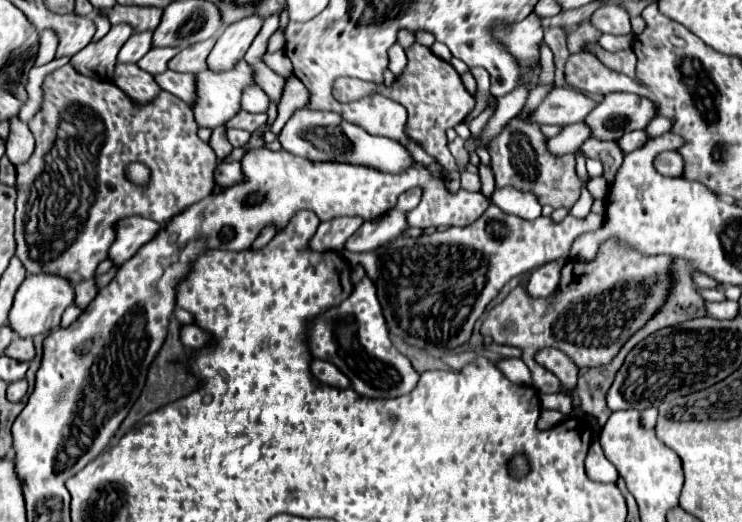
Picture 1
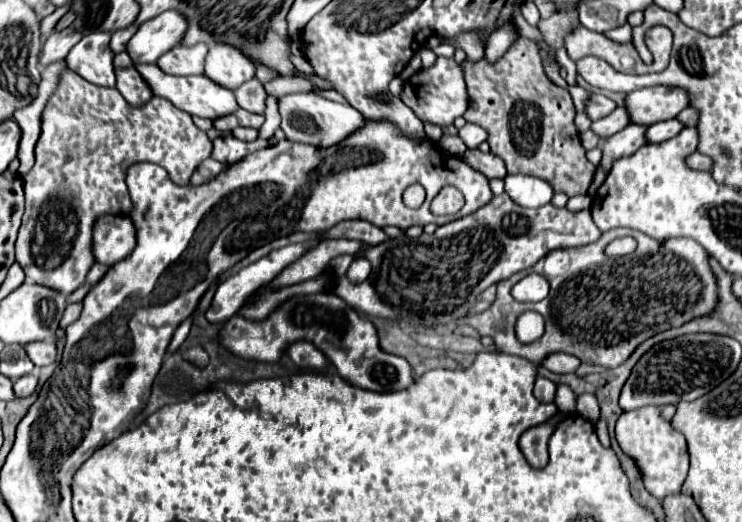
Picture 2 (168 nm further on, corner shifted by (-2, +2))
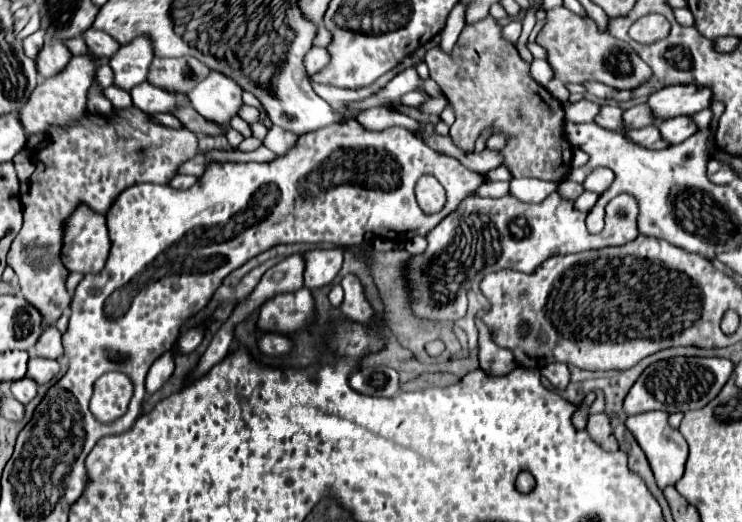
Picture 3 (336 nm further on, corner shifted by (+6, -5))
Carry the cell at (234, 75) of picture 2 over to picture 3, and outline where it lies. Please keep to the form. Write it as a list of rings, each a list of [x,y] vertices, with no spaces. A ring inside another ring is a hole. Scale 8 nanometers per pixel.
[[[210,71],[210,75],[188,93],[188,99],[202,117],[228,125],[230,117],[236,115],[242,105],[242,89],[224,73]]]

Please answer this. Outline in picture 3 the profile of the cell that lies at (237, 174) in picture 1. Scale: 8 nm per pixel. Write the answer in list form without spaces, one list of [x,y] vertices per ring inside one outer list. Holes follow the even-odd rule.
[[[176,175],[170,181],[170,187],[174,187],[174,189],[190,189],[196,181],[198,181],[198,177],[194,177],[194,175]]]

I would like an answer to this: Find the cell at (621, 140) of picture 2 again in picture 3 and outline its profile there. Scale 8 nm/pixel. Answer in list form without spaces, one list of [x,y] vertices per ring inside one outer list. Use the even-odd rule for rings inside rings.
[[[646,125],[642,129],[630,129],[624,133],[630,141],[634,141],[636,145],[642,145],[646,149],[664,149],[668,147],[668,143],[662,141],[660,131],[656,125]]]

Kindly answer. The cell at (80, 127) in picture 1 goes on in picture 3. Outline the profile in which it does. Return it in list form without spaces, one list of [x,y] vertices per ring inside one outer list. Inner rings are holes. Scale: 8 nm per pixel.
[[[134,105],[128,109],[112,109],[112,113],[108,115],[84,113],[84,117],[78,121],[70,121],[66,125],[52,125],[52,129],[48,131],[48,145],[32,155],[32,163],[36,169],[30,177],[28,193],[22,197],[24,225],[8,251],[8,265],[14,269],[18,277],[22,295],[42,313],[44,327],[54,323],[70,305],[70,295],[66,291],[66,279],[70,271],[62,265],[60,259],[62,237],[70,213],[74,213],[78,205],[88,205],[90,209],[106,215],[116,197],[124,189],[144,181],[166,185],[178,173],[180,165],[192,159],[196,153],[198,153],[198,139],[194,133],[190,133],[188,129],[170,129],[166,125],[154,123],[152,115],[142,113]]]

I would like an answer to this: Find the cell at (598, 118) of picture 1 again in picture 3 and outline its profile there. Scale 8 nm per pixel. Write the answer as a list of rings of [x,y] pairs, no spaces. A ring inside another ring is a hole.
[[[670,85],[654,91],[646,105],[650,105],[650,111],[658,121],[664,121],[710,107],[710,95],[710,89],[700,85]]]

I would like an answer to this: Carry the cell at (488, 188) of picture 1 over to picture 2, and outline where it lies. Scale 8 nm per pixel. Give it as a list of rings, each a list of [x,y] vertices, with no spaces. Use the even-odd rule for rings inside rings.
[[[478,148],[476,150],[468,150],[464,154],[466,162],[470,162],[470,166],[476,166],[476,170],[482,170],[482,174],[486,172],[488,178],[504,178],[506,176],[506,166],[500,162],[500,158],[496,158],[494,154],[484,154]]]

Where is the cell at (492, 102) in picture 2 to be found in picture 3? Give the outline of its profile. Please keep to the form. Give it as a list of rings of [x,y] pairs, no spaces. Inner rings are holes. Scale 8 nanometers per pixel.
[[[492,17],[466,25],[452,55],[444,55],[440,47],[434,47],[424,61],[430,77],[454,107],[456,121],[450,127],[450,137],[458,149],[470,153],[482,131],[492,129],[508,137],[500,153],[512,177],[536,177],[554,183],[562,183],[568,177],[572,145],[564,135],[566,115],[562,103],[532,79],[530,63],[518,55],[512,43],[500,37],[500,27]]]

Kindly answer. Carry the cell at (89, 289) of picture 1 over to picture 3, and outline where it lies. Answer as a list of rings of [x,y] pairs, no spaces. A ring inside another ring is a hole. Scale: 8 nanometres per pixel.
[[[48,325],[42,333],[42,337],[36,343],[36,353],[40,357],[48,357],[48,359],[58,359],[62,355],[62,343],[60,343],[60,331],[56,329],[56,325]]]

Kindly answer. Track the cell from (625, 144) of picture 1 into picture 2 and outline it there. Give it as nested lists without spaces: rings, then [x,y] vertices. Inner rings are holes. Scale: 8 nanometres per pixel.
[[[672,118],[666,122],[656,122],[654,126],[648,128],[646,138],[648,138],[648,142],[664,142],[664,140],[674,138],[682,128],[684,128],[684,124],[678,118]]]

